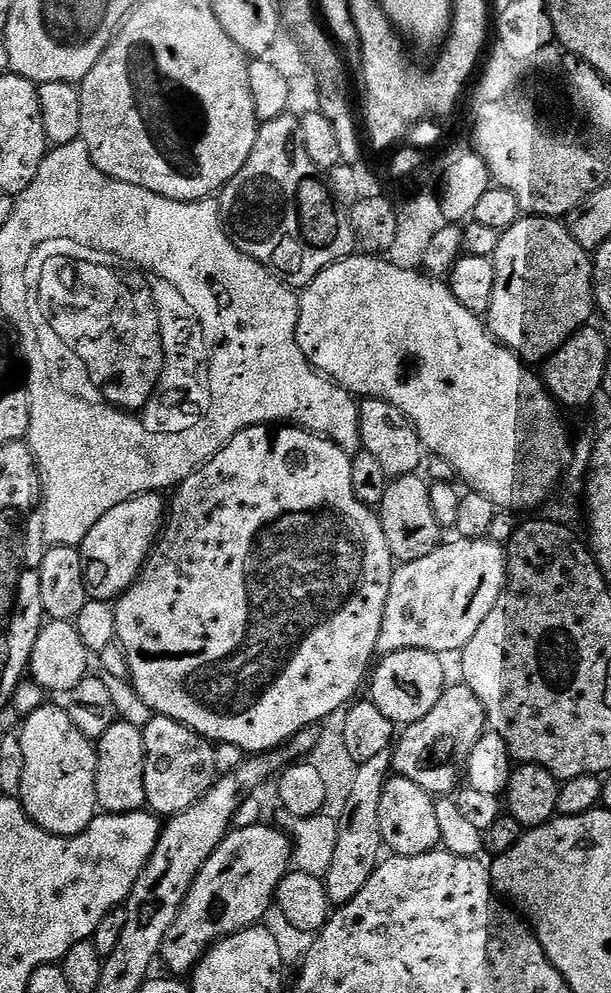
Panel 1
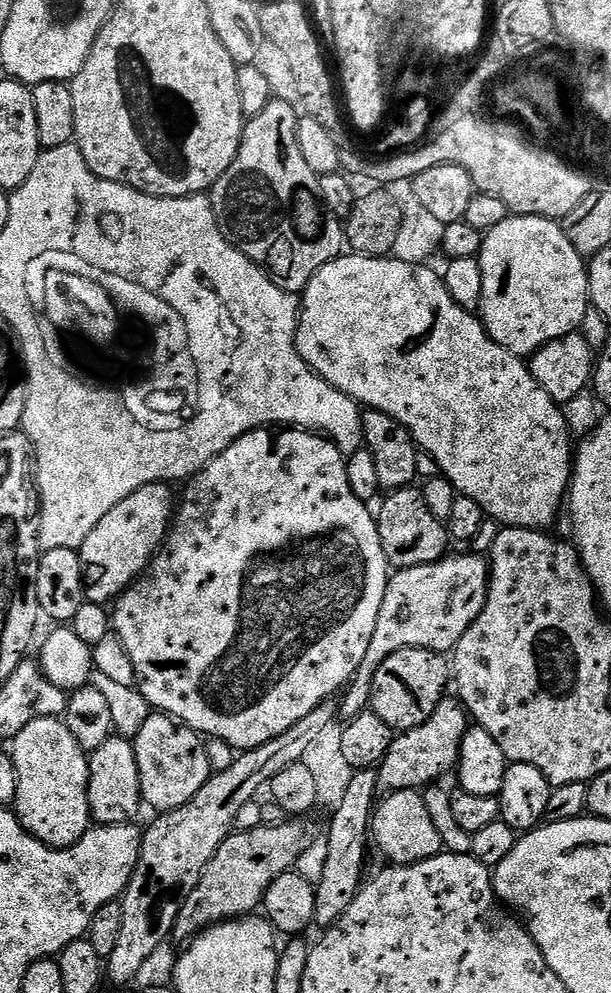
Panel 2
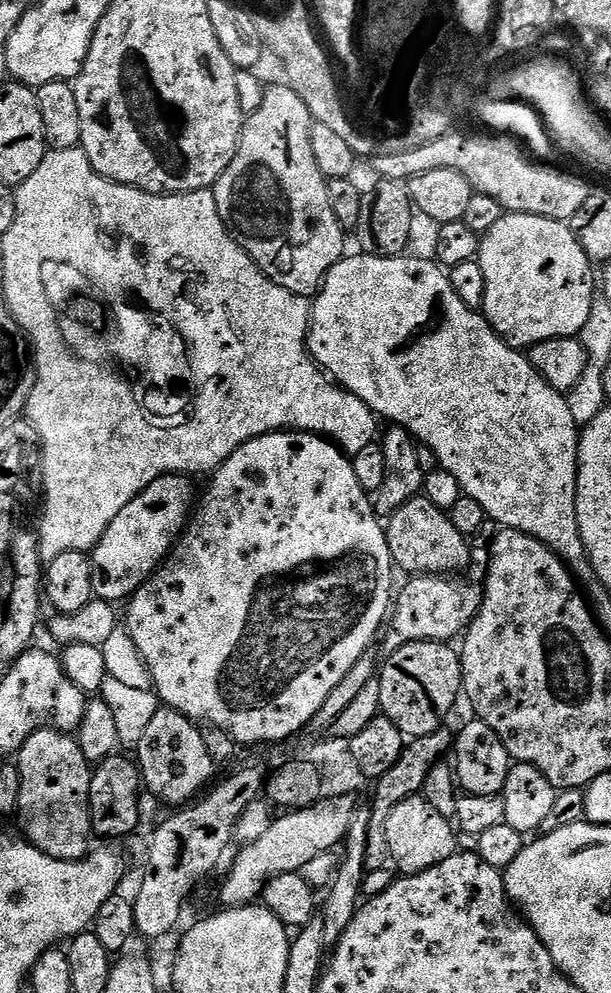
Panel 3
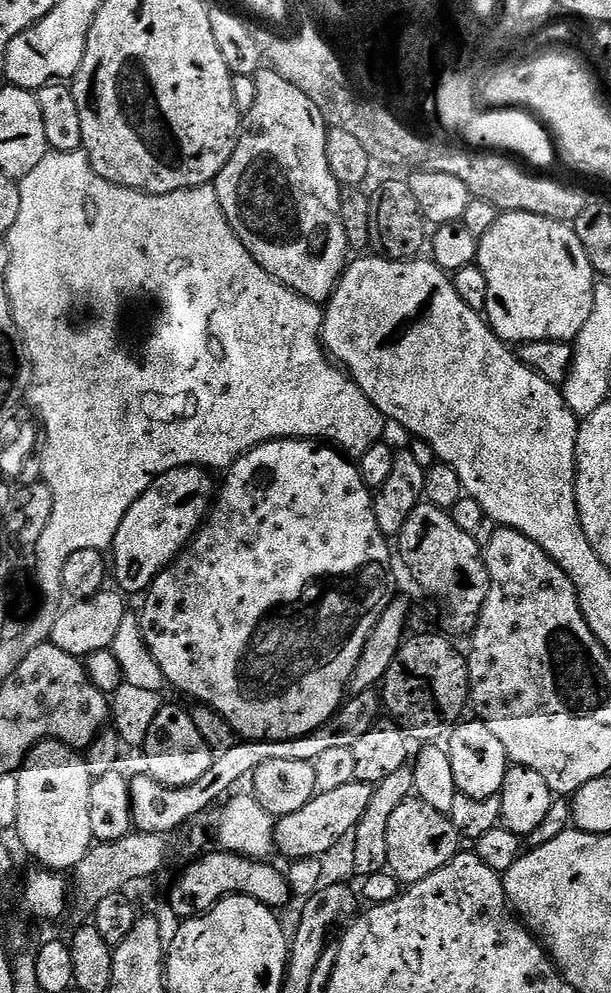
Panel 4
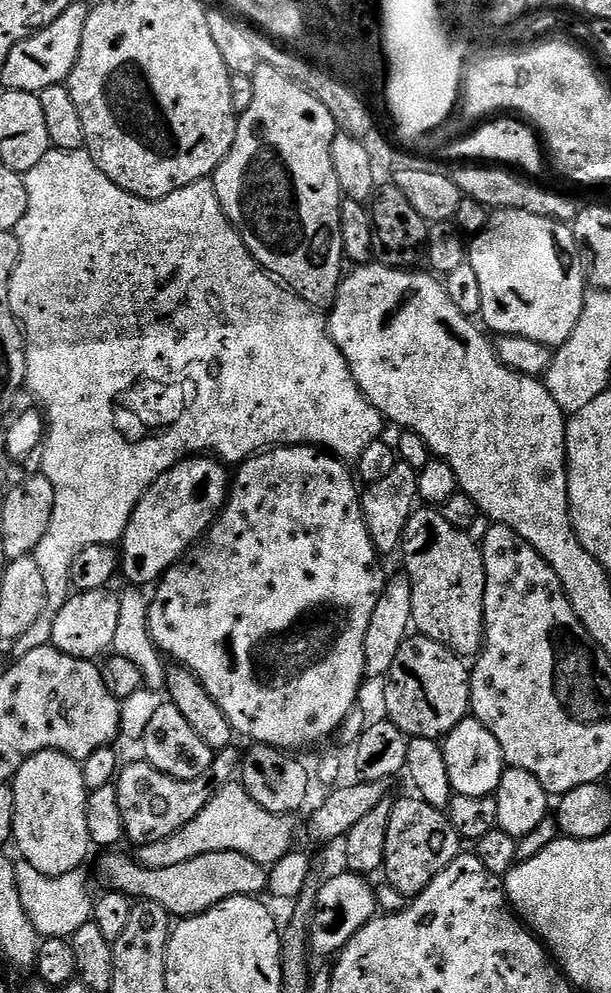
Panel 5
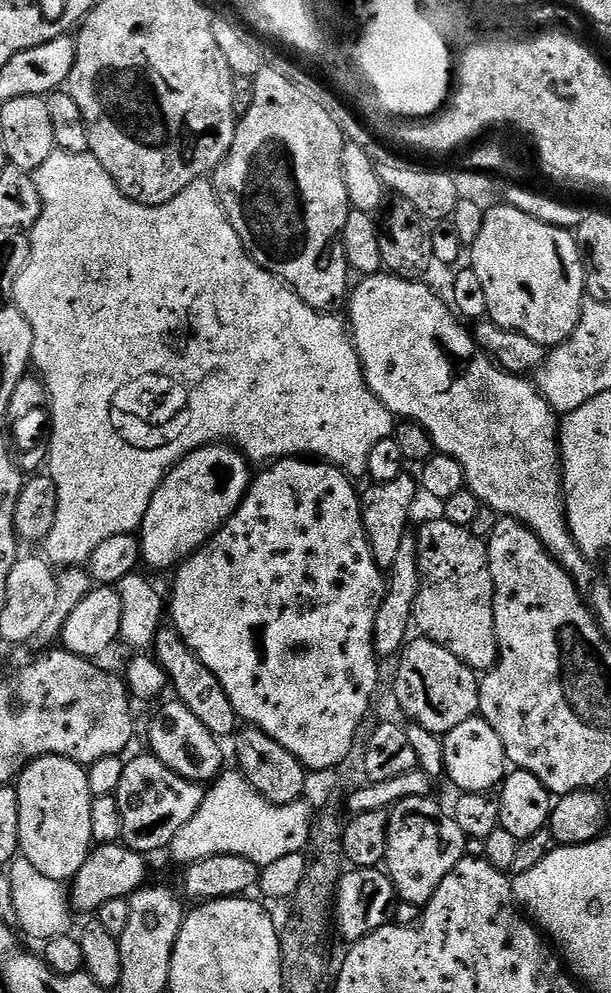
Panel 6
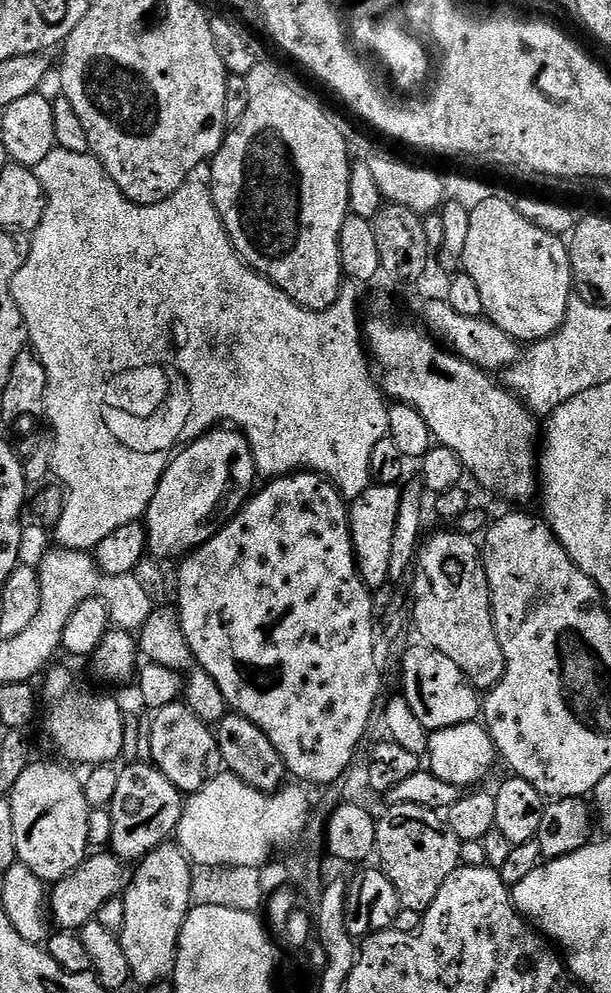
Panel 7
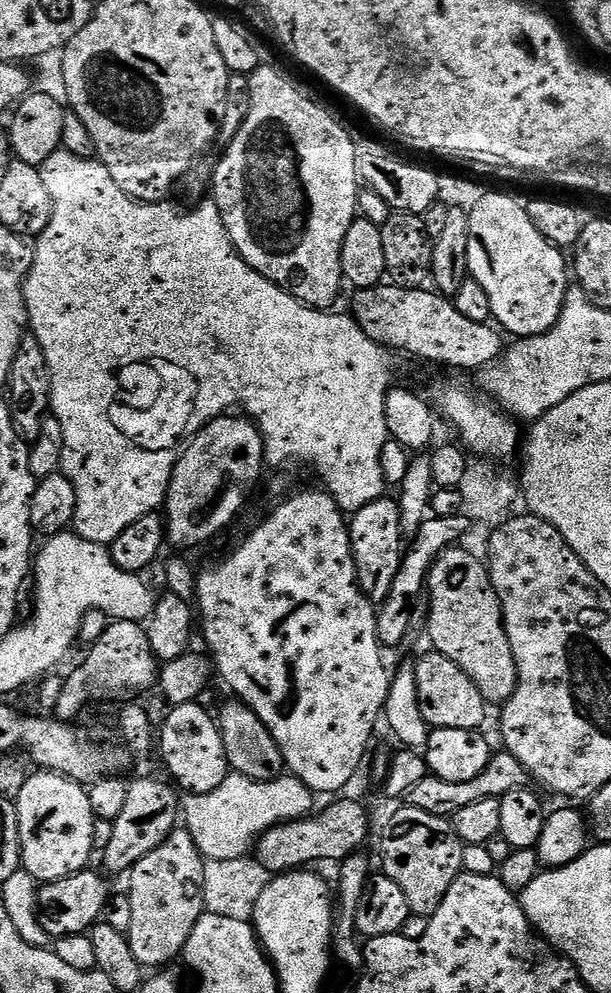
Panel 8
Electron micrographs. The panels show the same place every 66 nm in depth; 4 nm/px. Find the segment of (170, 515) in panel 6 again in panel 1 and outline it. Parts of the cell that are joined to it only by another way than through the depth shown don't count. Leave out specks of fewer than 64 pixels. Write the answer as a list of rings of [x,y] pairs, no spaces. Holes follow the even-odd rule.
[[[142,492],[114,506],[114,510],[102,514],[102,518],[94,522],[90,534],[86,534],[78,546],[84,560],[84,585],[91,599],[115,601],[139,580],[166,519],[166,500],[162,497],[160,492]]]

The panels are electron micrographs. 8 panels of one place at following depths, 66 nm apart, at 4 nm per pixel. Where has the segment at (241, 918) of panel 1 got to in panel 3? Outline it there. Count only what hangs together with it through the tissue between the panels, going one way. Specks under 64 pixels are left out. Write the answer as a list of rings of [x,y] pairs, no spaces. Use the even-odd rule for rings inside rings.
[[[352,794],[324,796],[310,806],[277,815],[266,834],[262,834],[262,838],[245,843],[241,847],[244,849],[233,858],[232,865],[220,884],[219,903],[230,908],[239,908],[242,904],[259,901],[270,878],[283,872],[300,872],[306,862],[310,862],[316,855],[332,852],[337,846],[343,845],[352,821],[352,813],[358,807],[355,798],[357,797]]]

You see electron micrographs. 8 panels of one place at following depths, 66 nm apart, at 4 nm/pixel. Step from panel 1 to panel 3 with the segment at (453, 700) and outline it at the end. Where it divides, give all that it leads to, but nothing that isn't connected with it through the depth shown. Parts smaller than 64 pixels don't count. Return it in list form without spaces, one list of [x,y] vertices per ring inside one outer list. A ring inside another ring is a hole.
[[[444,730],[431,732],[428,736],[417,736],[411,742],[405,743],[404,753],[398,758],[398,762],[394,762],[394,766],[390,766],[390,770],[386,770],[386,774],[375,781],[376,793],[373,794],[372,801],[370,801],[372,817],[368,827],[368,841],[364,847],[364,867],[369,873],[378,871],[383,866],[384,860],[386,864],[384,827],[386,818],[390,818],[390,810],[394,810],[394,806],[398,806],[398,802],[406,802],[406,798],[417,795],[423,789],[427,774],[433,764],[443,757],[440,755],[447,748],[449,751],[450,736],[447,736],[446,732]]]

